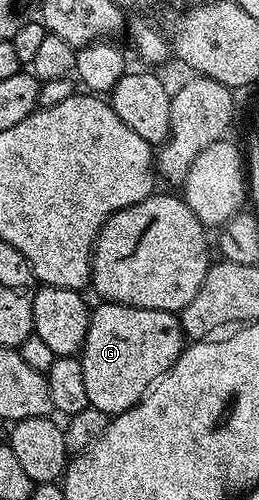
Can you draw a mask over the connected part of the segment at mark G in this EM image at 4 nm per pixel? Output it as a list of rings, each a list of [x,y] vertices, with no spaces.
[[[101,303],[98,306],[98,309],[96,306],[90,312],[87,339],[79,356],[90,406],[104,413],[116,415],[137,404],[147,390],[176,363],[177,357],[187,344],[187,338],[181,330],[181,318],[178,314],[158,309],[140,309],[134,305]]]

